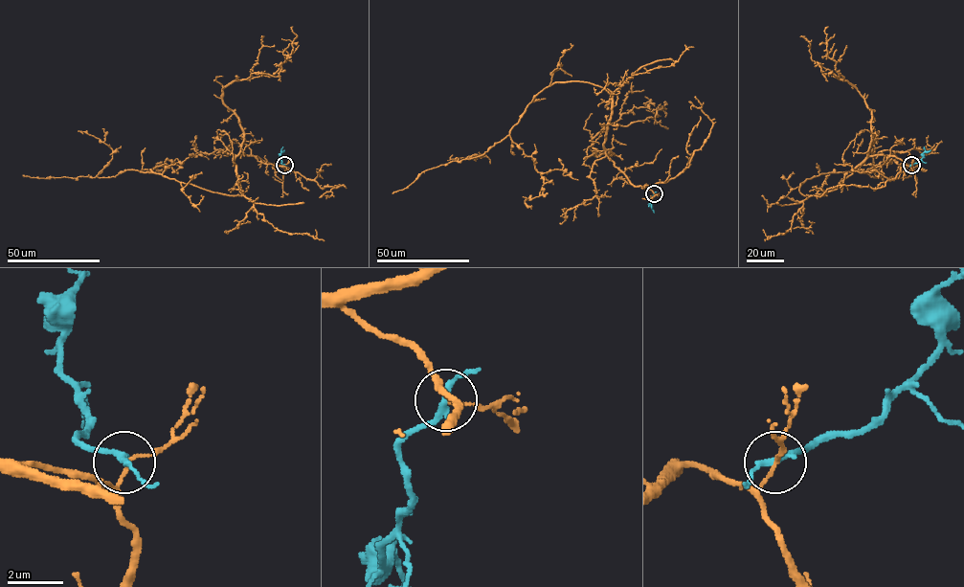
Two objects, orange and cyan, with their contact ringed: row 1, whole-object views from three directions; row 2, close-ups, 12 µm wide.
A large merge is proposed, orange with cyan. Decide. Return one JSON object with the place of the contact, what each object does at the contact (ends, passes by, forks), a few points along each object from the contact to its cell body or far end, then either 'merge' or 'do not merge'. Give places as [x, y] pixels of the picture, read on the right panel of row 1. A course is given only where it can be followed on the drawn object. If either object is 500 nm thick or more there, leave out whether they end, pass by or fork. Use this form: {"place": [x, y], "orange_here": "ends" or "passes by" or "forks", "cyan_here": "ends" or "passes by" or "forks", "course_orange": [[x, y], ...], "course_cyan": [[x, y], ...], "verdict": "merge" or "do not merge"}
{"place": [911, 165], "orange_here": "passes by", "cyan_here": "passes by", "course_orange": [[911, 165], [868, 156], [831, 191], [799, 191], [806, 179], [822, 173], [911, 174]], "course_cyan": [[911, 165], [930, 150]], "verdict": "do not merge"}

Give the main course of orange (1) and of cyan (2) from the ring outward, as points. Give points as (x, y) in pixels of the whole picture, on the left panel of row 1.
1: (284, 165), (236, 155), (234, 162), (241, 195), (211, 191), (137, 170), (100, 177), (22, 174)
2: (284, 165), (280, 157), (284, 150)

